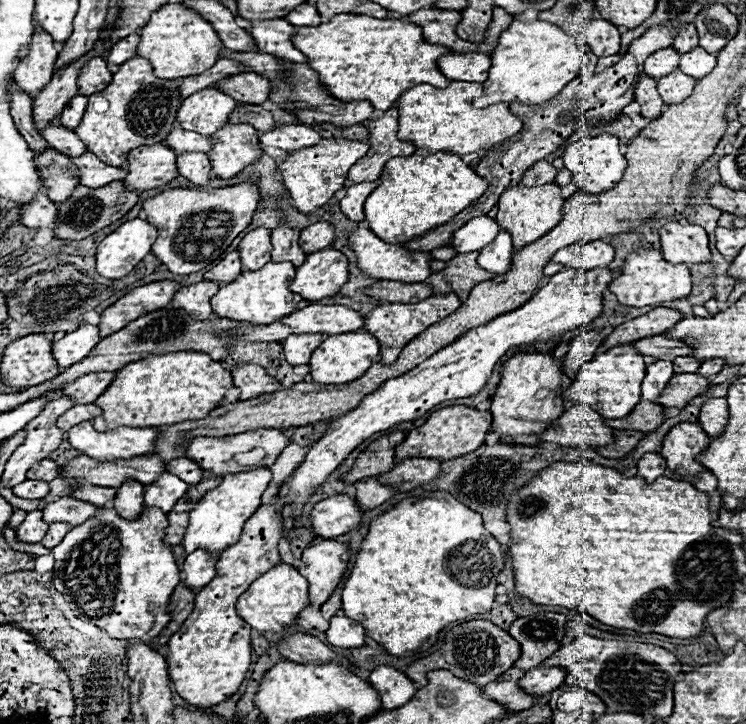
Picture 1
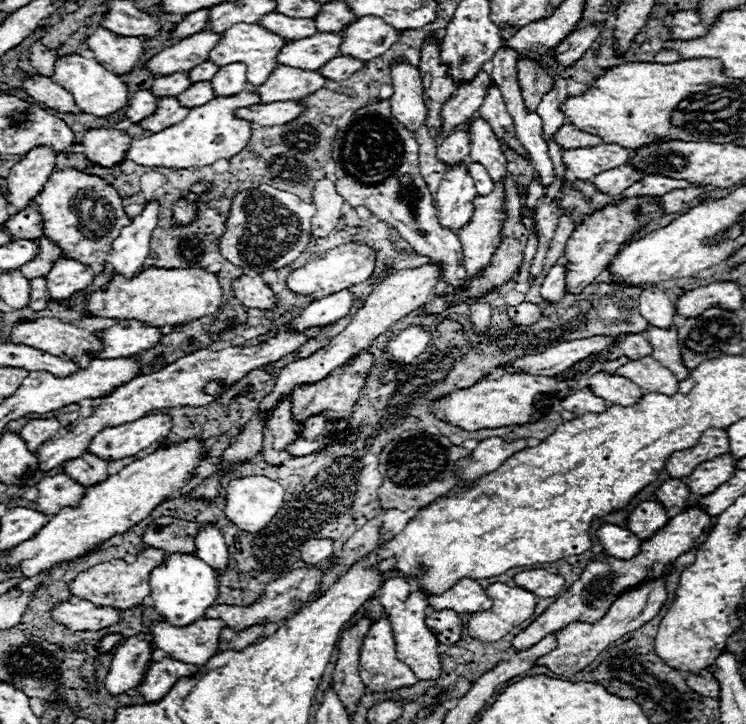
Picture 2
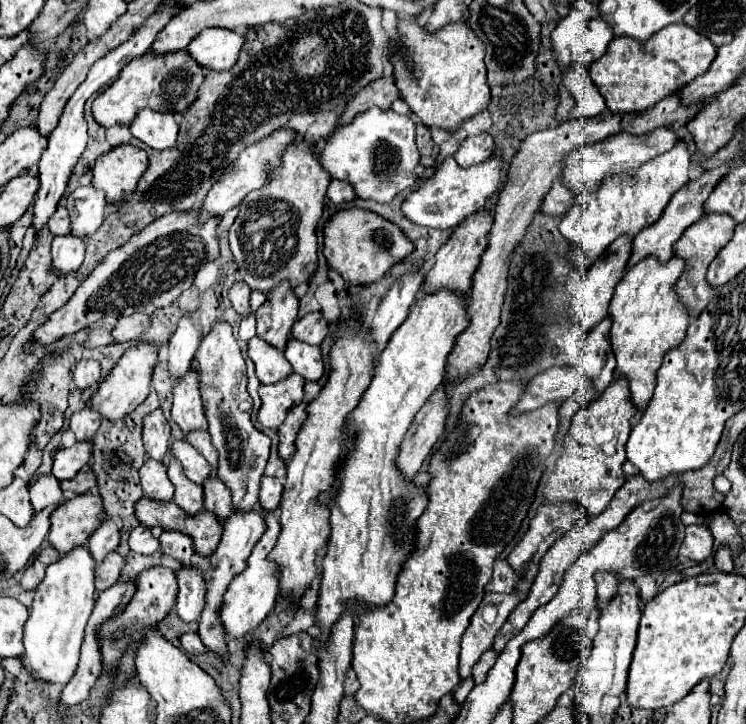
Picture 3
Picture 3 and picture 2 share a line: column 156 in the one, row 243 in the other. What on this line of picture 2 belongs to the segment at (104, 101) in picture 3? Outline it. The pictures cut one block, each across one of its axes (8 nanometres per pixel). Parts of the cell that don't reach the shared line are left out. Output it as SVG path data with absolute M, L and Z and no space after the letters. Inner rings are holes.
M74 168L54 170L48 184L44 184L32 202L44 216L44 236L60 246L64 256L72 256L82 264L104 264L112 240L116 240L120 230L130 222L122 206L122 196L112 184Z

